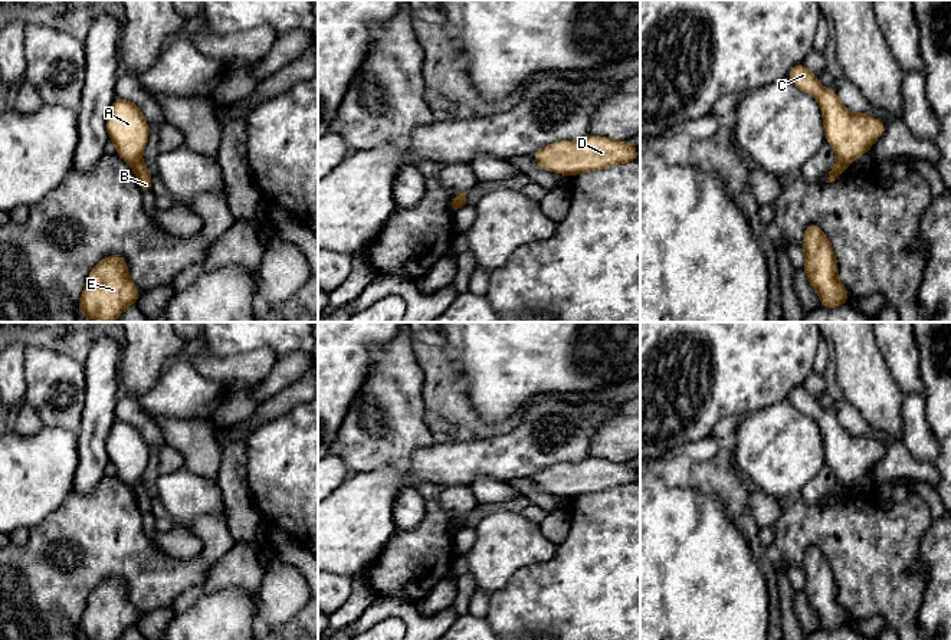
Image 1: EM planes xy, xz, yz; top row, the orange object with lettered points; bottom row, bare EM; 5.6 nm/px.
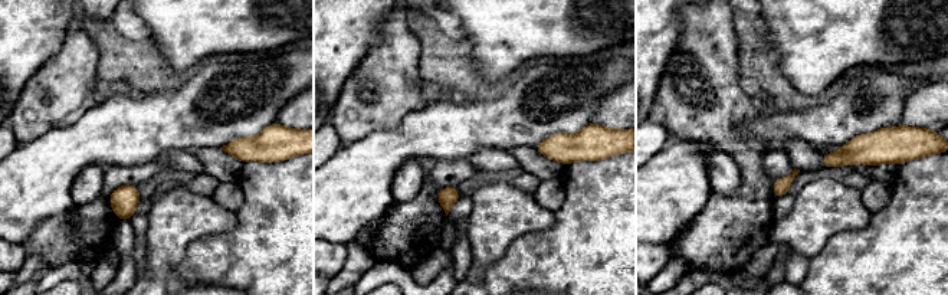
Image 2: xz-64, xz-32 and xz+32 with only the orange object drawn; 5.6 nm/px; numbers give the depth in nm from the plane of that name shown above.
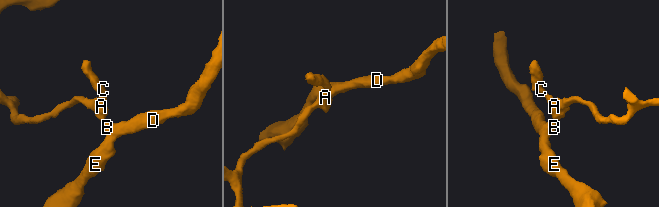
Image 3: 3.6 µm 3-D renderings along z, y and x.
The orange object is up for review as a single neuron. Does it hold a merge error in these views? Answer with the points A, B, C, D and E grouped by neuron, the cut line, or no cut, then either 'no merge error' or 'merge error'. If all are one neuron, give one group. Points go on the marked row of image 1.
A C / B D E | xy (138, 160), (131, 166) | merge error

